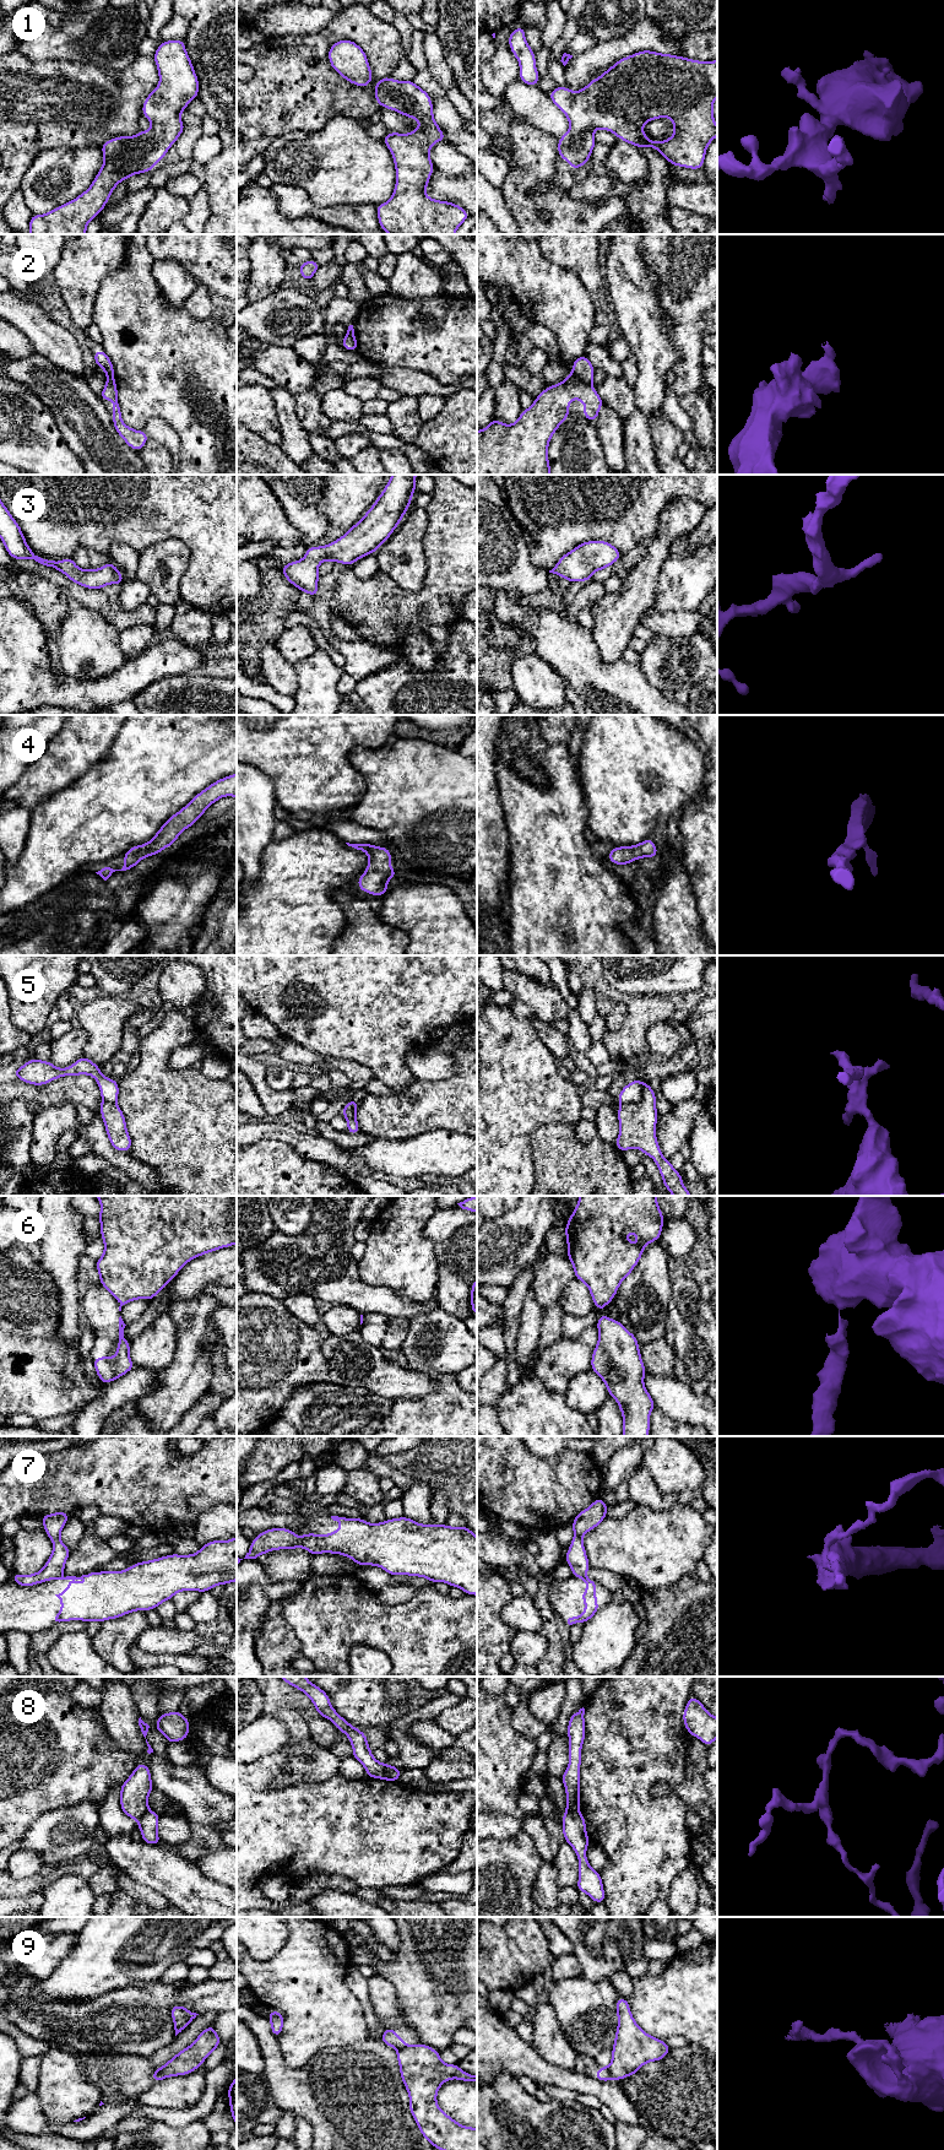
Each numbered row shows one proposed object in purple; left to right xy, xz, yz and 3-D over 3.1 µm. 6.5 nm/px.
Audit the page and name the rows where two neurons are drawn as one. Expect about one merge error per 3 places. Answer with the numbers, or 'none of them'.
2, 5, 6, 7, 8, 9

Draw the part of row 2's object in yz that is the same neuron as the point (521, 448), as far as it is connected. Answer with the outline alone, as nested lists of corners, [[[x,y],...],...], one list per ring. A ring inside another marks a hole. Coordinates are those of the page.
[[[574,374],[542,390],[514,424],[504,424],[493,417],[487,428],[477,430],[477,475],[552,475],[548,445],[554,432],[570,415],[570,400],[582,400],[584,417],[590,422],[597,421],[603,400],[592,384],[582,383]]]

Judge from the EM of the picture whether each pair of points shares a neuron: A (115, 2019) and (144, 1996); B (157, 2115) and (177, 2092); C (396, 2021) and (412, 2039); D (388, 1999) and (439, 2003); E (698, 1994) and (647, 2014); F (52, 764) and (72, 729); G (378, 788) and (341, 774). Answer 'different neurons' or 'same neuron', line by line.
A: same neuron
B: different neurons
C: same neuron
D: different neurons
E: same neuron
F: same neuron
G: different neurons

